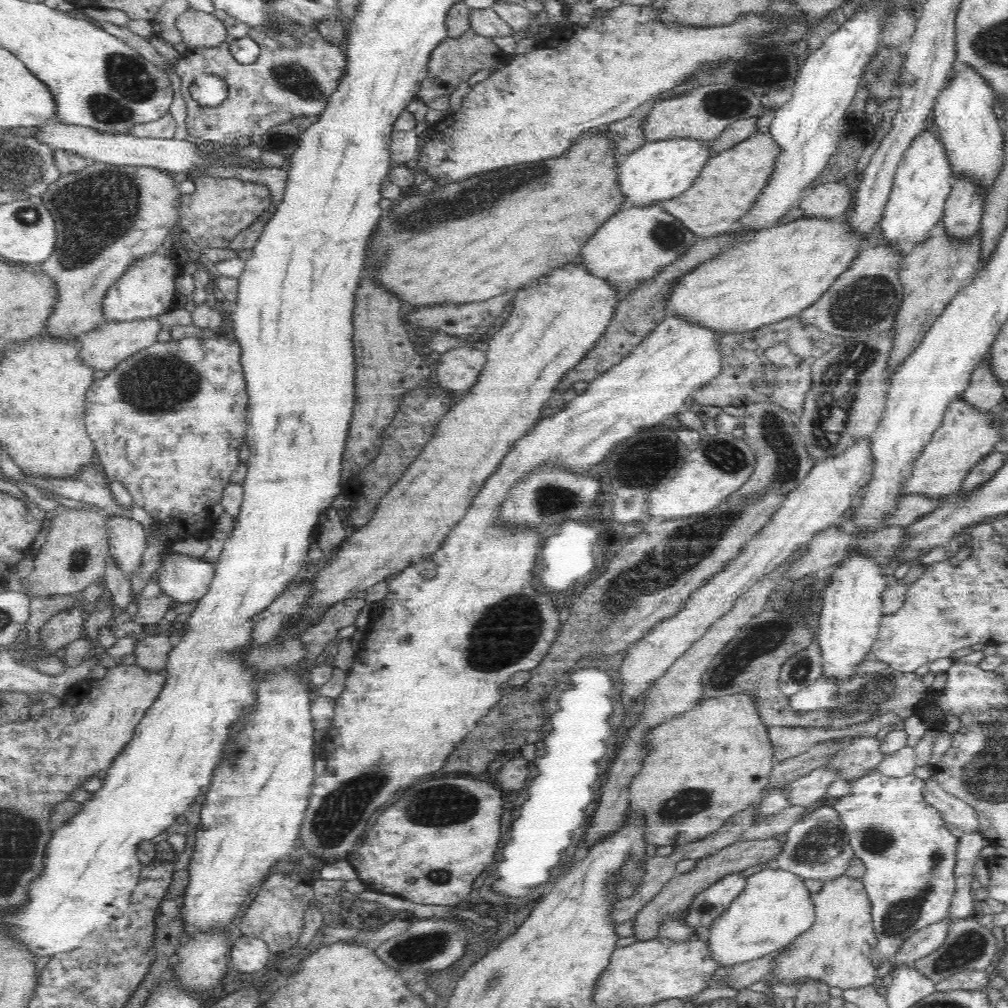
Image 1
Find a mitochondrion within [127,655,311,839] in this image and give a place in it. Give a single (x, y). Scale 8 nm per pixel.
(236, 755)

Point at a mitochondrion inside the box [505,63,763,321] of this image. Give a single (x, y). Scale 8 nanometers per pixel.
(724, 103)

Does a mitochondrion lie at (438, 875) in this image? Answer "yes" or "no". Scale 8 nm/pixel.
yes

